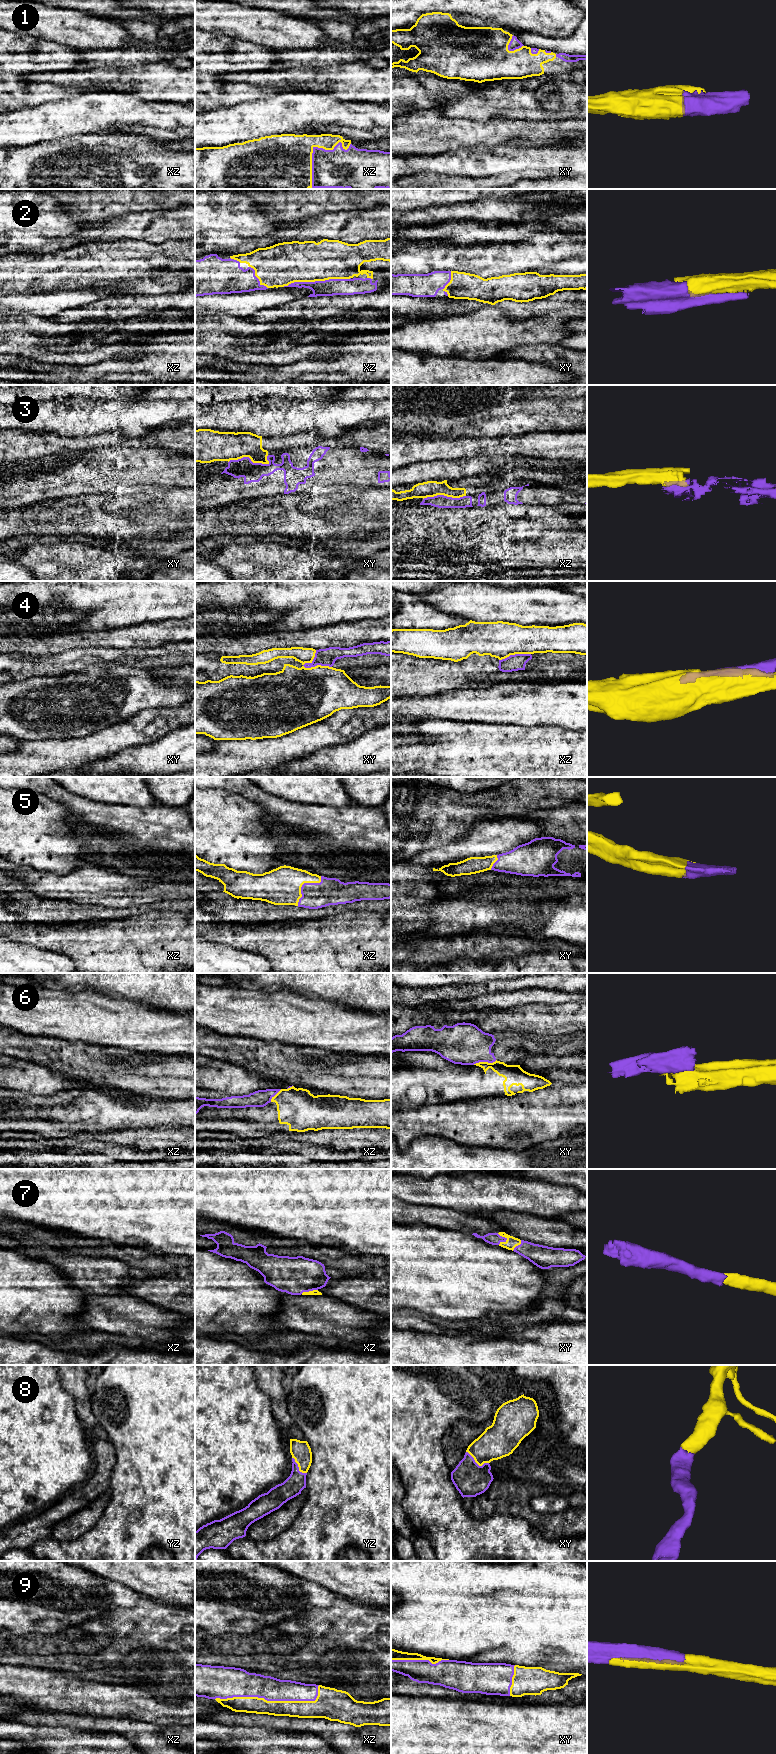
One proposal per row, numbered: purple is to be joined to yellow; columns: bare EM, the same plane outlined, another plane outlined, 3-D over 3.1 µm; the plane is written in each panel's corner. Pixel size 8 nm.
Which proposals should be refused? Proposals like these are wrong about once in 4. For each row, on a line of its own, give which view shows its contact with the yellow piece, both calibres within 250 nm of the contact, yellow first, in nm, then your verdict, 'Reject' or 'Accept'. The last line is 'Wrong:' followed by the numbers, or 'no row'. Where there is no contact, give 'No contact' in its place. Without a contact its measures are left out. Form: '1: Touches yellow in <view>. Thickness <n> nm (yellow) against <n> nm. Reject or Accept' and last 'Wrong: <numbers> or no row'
1: Touches yellow in xz. Thickness 420 nm (yellow) against 320 nm. Accept
2: Touches yellow in xz. Thickness 320 nm (yellow) against 130 nm. Accept
3: Touches yellow in xy. Thickness 240 nm (yellow) against 160 nm. Reject
4: Touches yellow in xy. Thickness 440 nm (yellow) against 140 nm. Accept
5: Touches yellow in xz. Thickness 300 nm (yellow) against 220 nm. Accept
6: Touches yellow in xy. Thickness 140 nm (yellow) against 340 nm. Reject
7: Touches yellow in xy. Thickness 90 nm (yellow) against 100 nm. Accept
8: Touches yellow in xy. Thickness 280 nm (yellow) against 260 nm. Accept
9: Touches yellow in xz. Thickness 140 nm (yellow) against 200 nm. Accept
Wrong: 3, 6

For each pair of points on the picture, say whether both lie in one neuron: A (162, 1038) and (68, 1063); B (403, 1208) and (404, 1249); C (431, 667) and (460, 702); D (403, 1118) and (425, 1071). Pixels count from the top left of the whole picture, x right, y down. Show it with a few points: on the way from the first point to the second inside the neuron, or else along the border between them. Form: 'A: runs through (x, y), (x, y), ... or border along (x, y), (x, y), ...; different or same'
A: border along (99, 1044), (114, 1045), (145, 1053); different
B: border along (401, 1223), (427, 1224); different
C: border along (474, 687), (451, 689), (428, 695); different
D: border along (411, 1107), (401, 1110); different

